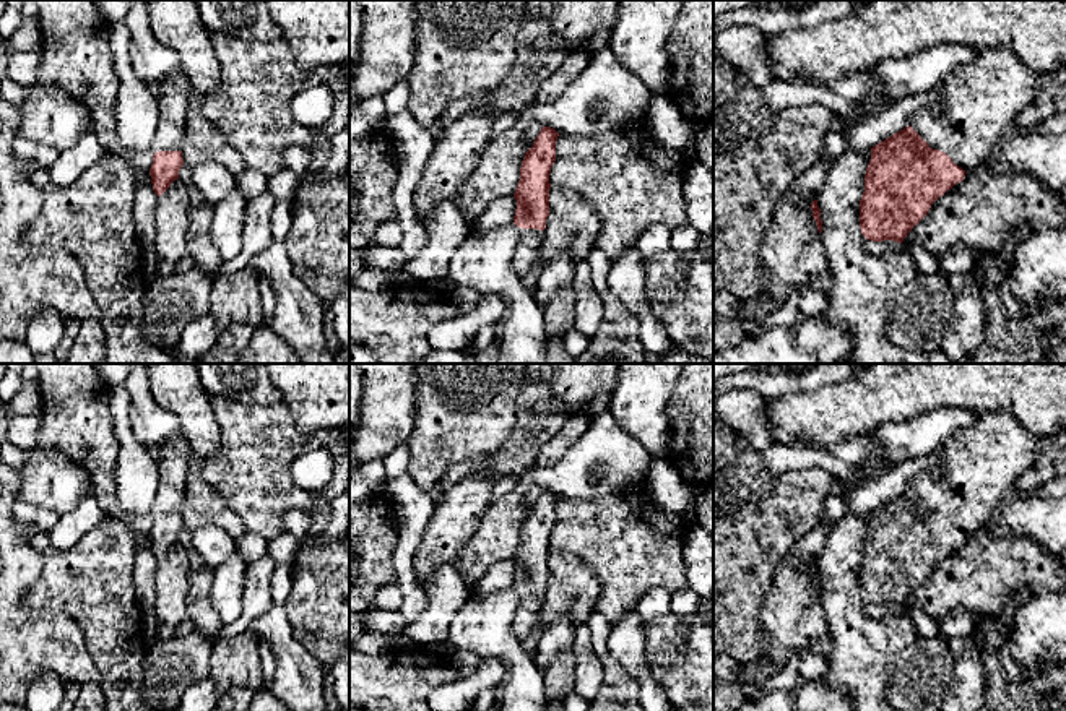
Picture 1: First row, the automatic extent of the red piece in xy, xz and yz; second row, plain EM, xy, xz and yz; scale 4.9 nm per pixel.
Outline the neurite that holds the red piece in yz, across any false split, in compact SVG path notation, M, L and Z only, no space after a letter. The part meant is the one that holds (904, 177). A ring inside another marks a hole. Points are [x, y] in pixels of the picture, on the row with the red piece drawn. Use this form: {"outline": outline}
{"outline": "M1006 45L986 49L951 71L936 88L934 102L918 109L908 127L871 148L860 200L860 229L864 239L902 243L939 196L962 182L977 166L991 162L991 146L1038 94L1043 75L1025 65Z"}

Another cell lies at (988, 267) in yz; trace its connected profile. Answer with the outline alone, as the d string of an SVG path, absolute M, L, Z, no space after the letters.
M1024 226L1017 232L1011 234L996 250L978 255L968 273L977 278L980 287L996 292L994 284L998 278L1001 274L1011 276L1017 252L1029 235L1030 229Z

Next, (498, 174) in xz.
M510 128L491 138L476 170L450 200L470 227L492 201L514 196L525 153L525 131Z

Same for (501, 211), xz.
M502 196L492 201L478 218L476 224L470 229L473 232L514 224L515 209L517 209L517 200L514 196Z

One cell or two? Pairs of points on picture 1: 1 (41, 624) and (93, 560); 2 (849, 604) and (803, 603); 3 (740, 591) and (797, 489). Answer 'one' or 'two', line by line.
1: two
2: two
3: one

